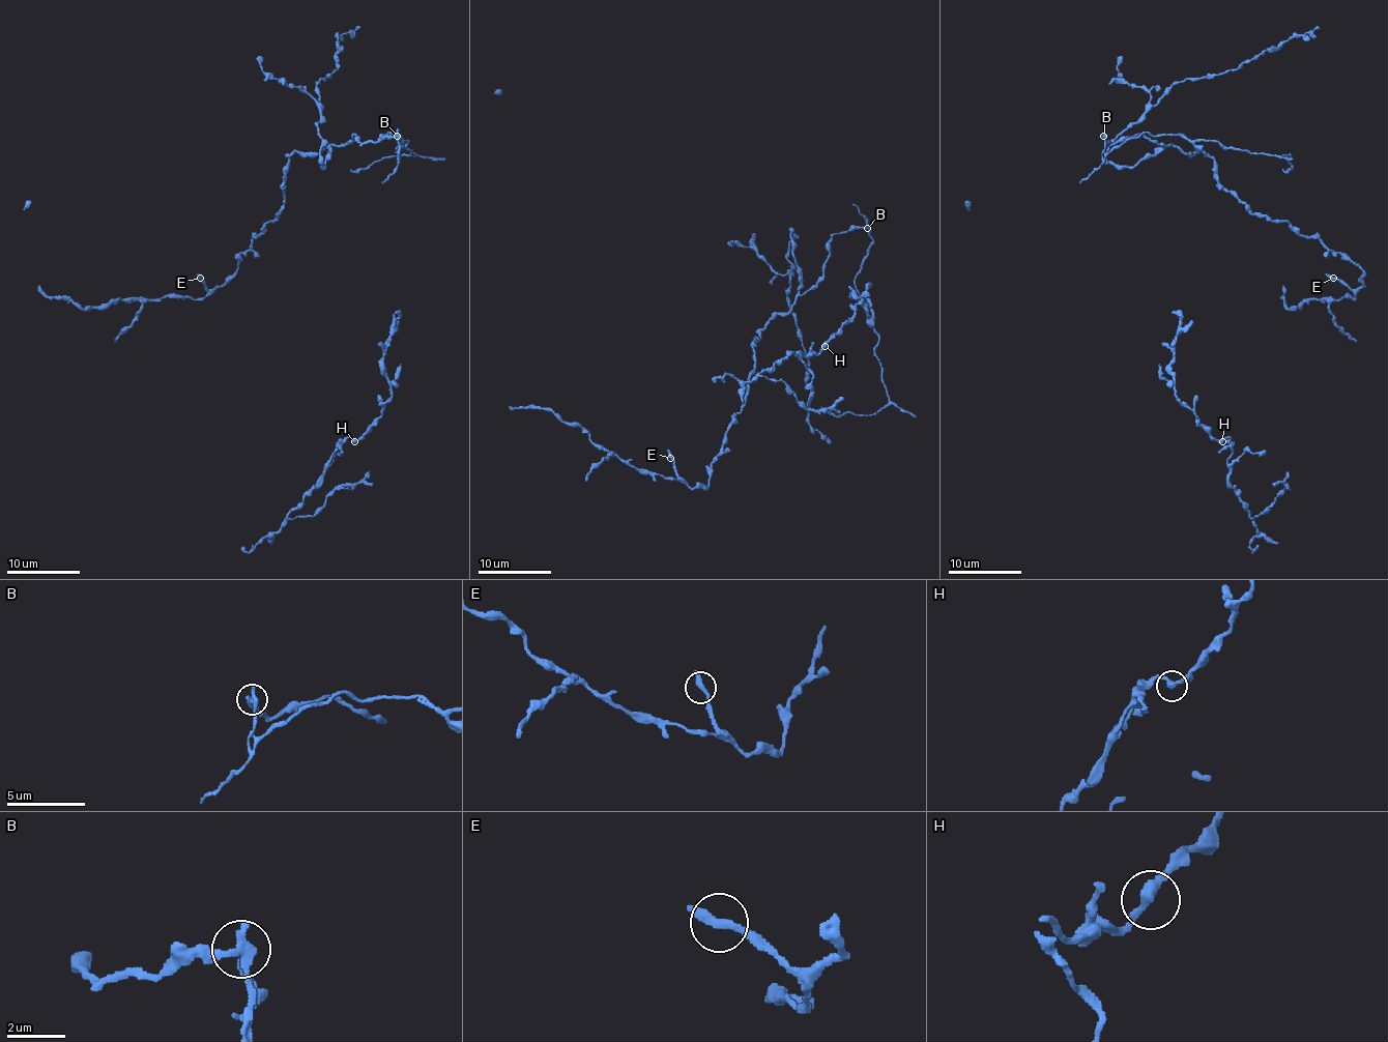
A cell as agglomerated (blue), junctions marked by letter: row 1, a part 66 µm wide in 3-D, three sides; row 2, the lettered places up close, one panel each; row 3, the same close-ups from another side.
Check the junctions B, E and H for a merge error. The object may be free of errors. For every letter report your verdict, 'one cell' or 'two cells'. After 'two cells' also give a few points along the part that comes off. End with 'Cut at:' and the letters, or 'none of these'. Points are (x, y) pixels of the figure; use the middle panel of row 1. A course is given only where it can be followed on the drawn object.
B: two cells | (867, 228), (872, 244), (855, 286), (874, 317), (874, 355), (889, 401), (869, 415), (832, 415), (821, 406)
E: one cell
H: one cell
Cut at: B

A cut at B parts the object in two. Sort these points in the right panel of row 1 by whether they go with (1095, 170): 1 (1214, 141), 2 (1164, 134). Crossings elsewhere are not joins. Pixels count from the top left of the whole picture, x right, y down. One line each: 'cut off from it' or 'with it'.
1: with it
2: with it

